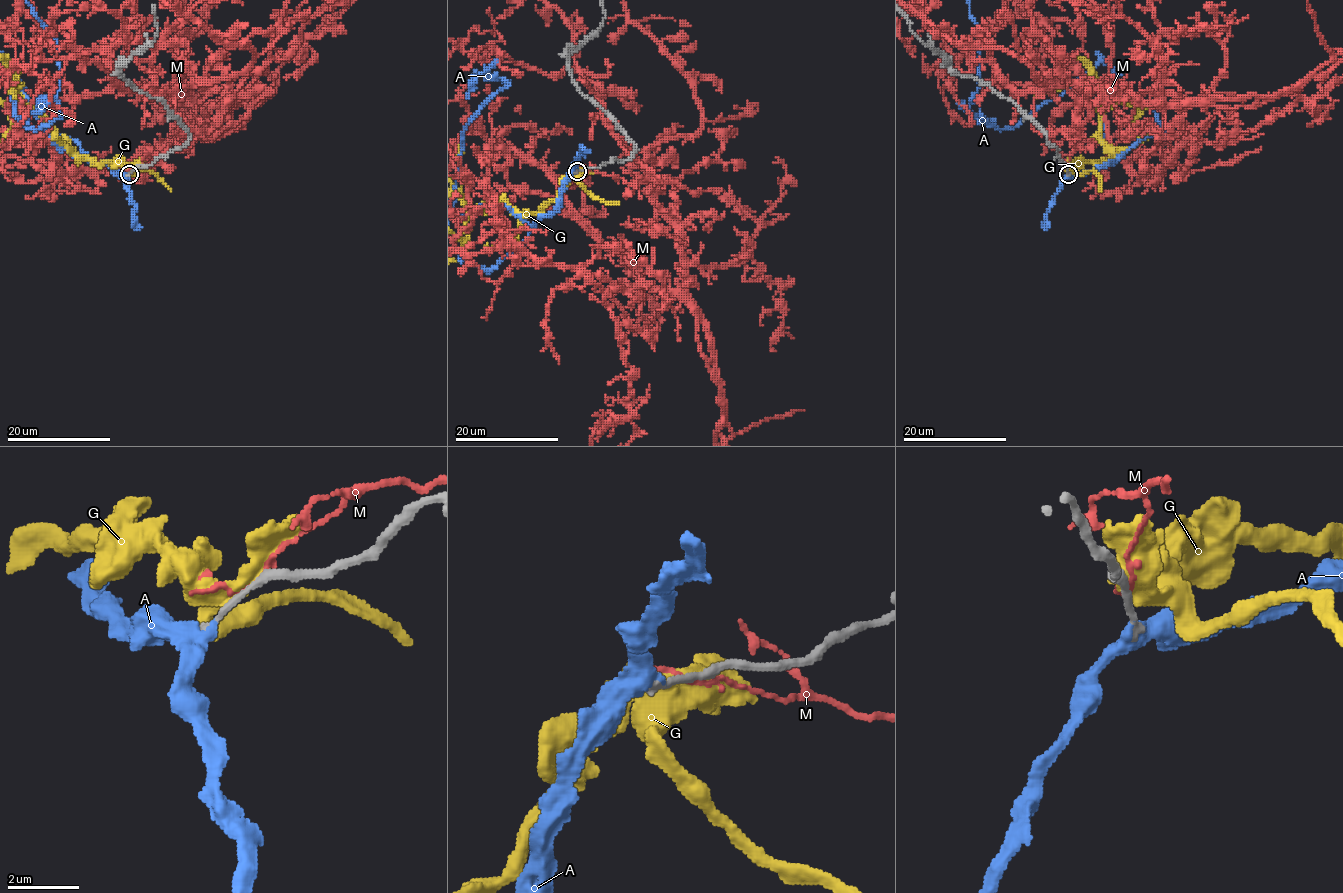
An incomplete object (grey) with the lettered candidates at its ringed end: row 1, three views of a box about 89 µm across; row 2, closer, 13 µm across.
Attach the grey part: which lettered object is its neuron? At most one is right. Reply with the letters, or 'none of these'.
A

